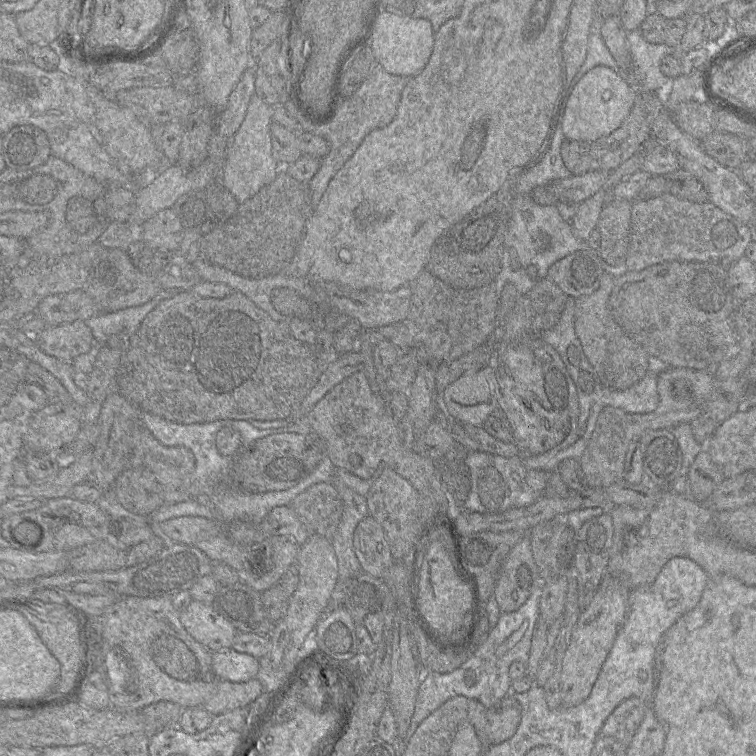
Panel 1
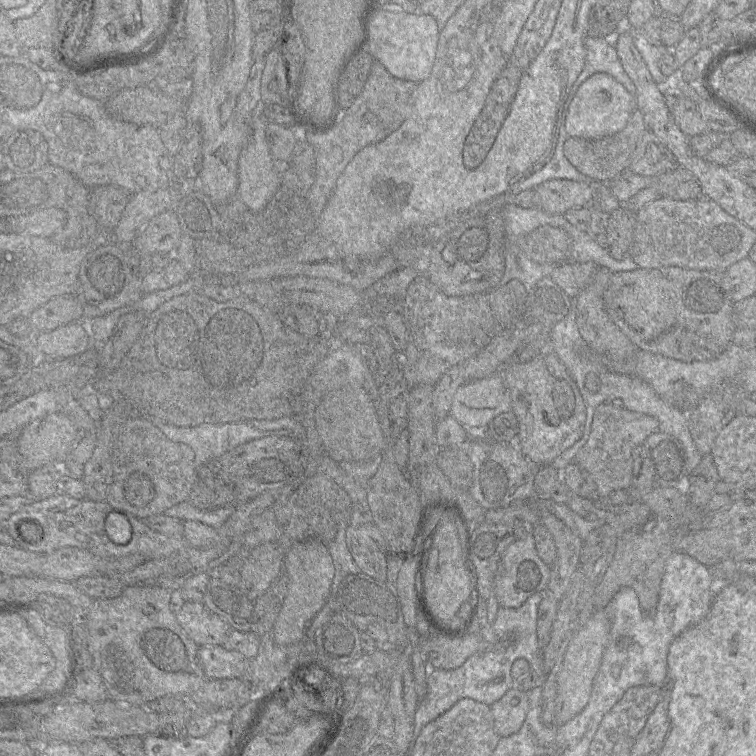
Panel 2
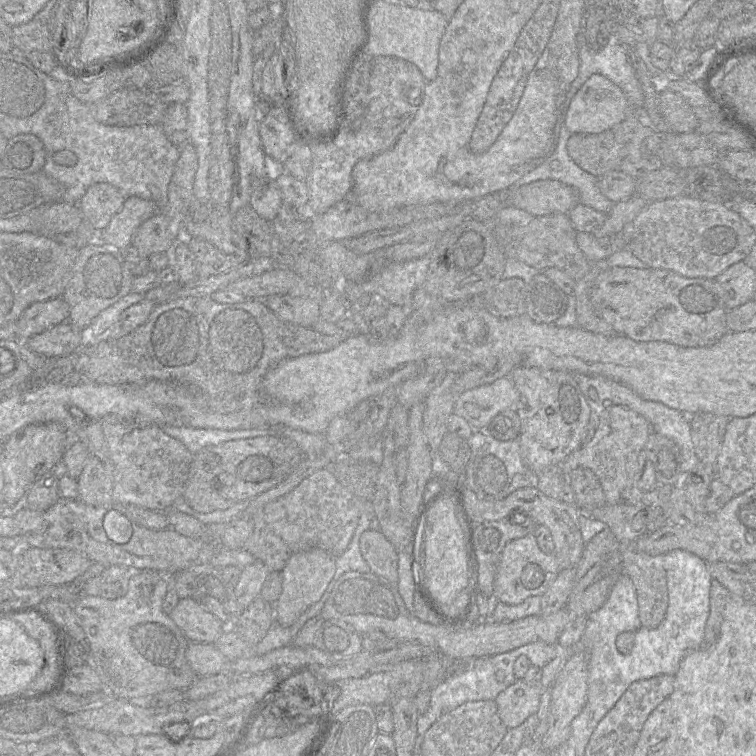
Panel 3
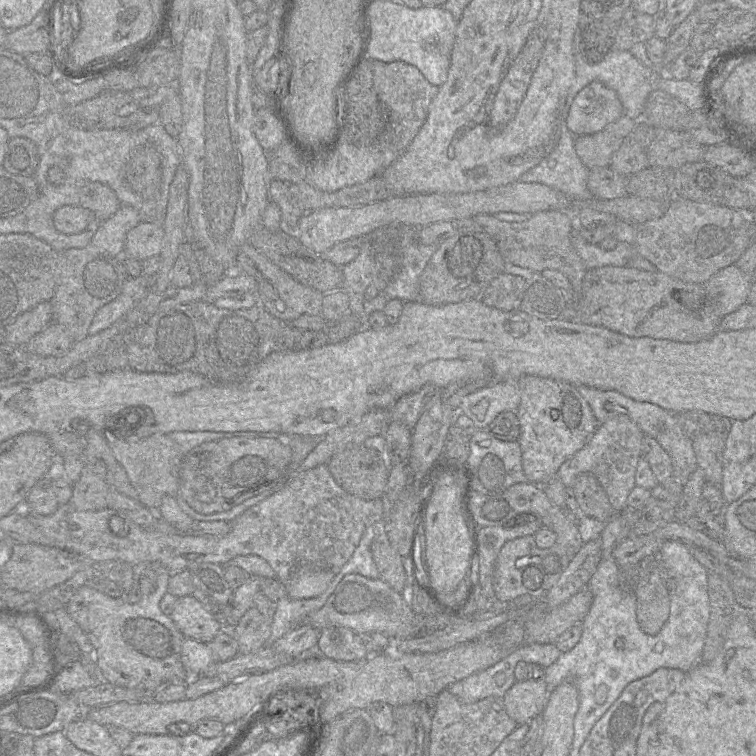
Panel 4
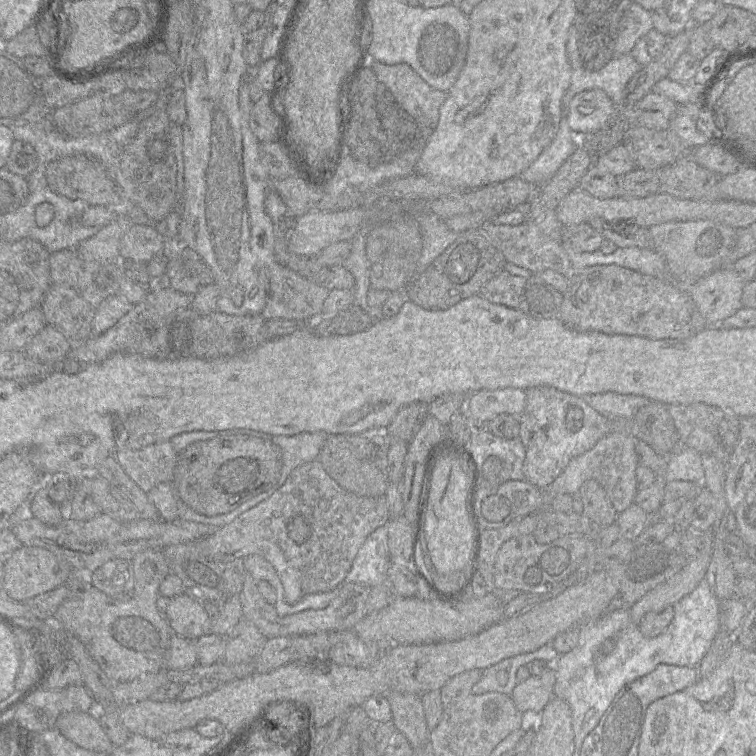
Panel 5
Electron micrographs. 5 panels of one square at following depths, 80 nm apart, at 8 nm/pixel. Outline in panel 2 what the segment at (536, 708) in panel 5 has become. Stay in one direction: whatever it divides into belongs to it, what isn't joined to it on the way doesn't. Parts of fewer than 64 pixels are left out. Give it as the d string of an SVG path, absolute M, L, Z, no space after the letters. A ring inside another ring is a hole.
M514 687L490 706L495 732L501 737L517 733L529 710L527 691Z

